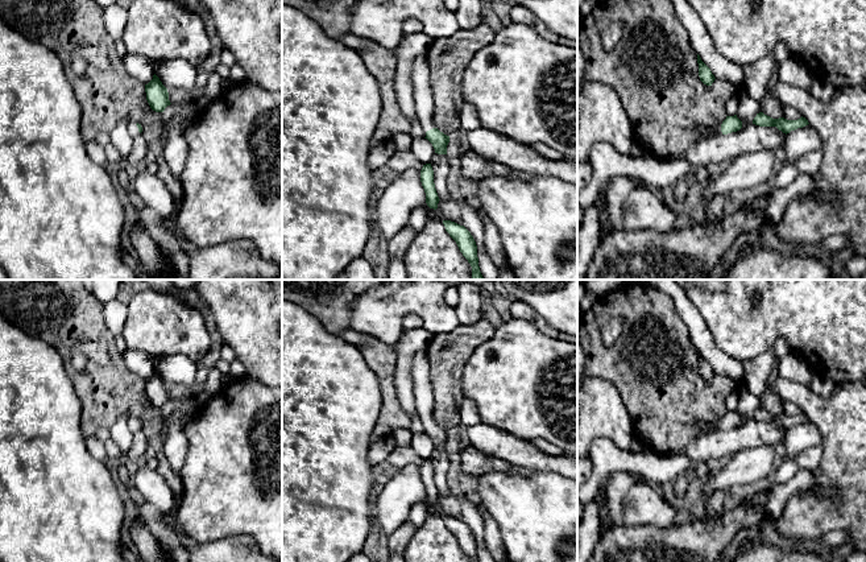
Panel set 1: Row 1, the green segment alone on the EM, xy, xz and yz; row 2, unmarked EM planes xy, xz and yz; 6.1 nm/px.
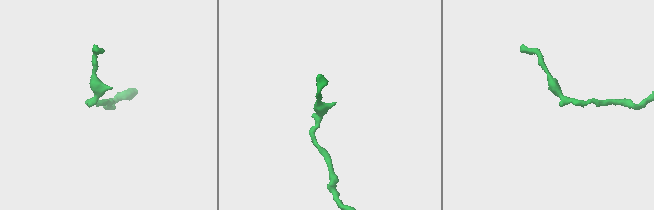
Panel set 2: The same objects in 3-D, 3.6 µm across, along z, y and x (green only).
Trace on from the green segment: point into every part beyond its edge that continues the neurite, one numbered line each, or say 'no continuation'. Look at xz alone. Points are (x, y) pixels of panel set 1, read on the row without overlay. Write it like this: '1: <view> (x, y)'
1: xz (421, 372)

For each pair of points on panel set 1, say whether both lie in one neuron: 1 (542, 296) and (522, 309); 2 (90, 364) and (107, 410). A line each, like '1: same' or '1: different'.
1: different
2: same

